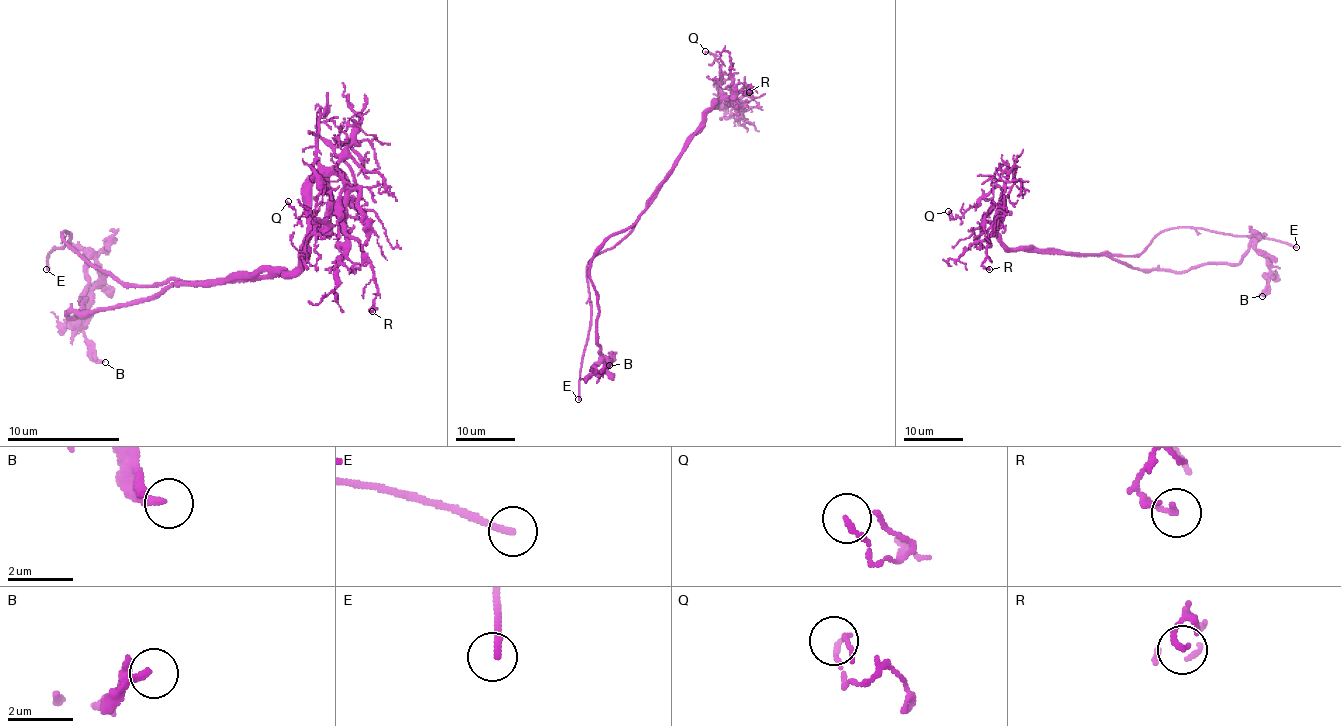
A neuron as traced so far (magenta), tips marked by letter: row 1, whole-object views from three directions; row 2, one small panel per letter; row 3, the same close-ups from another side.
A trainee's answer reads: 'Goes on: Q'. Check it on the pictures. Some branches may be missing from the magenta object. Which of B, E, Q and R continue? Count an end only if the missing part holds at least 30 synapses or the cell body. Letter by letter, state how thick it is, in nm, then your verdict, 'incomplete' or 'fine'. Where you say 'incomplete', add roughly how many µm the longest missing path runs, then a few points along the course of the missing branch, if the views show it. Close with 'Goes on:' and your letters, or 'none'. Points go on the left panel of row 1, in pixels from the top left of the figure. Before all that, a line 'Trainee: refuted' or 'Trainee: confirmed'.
Trainee: refuted
B: calibre 160 nm; fine
E: calibre 200 nm; incomplete; missing 35 µm; course (46, 269), (37, 286), (23, 286), (6, 272), (54, 308), (127, 322), (150, 322), (195, 342), (195, 336)
Q: calibre 150 nm; fine
R: calibre 150 nm; fine
Goes on: E

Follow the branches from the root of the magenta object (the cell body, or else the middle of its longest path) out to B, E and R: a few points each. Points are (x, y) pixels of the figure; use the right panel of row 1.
B: (1106, 256), (1132, 268), (1184, 272), (1208, 263), (1237, 263), (1251, 244), (1267, 260), (1268, 287), (1262, 296)
E: (1106, 256), (1138, 254), (1160, 232), (1174, 228), (1203, 228), (1233, 235), (1252, 235), (1279, 239), (1296, 247)
R: (1106, 256), (1011, 250), (1001, 239), (998, 229), (991, 228), (982, 265), (989, 269)

